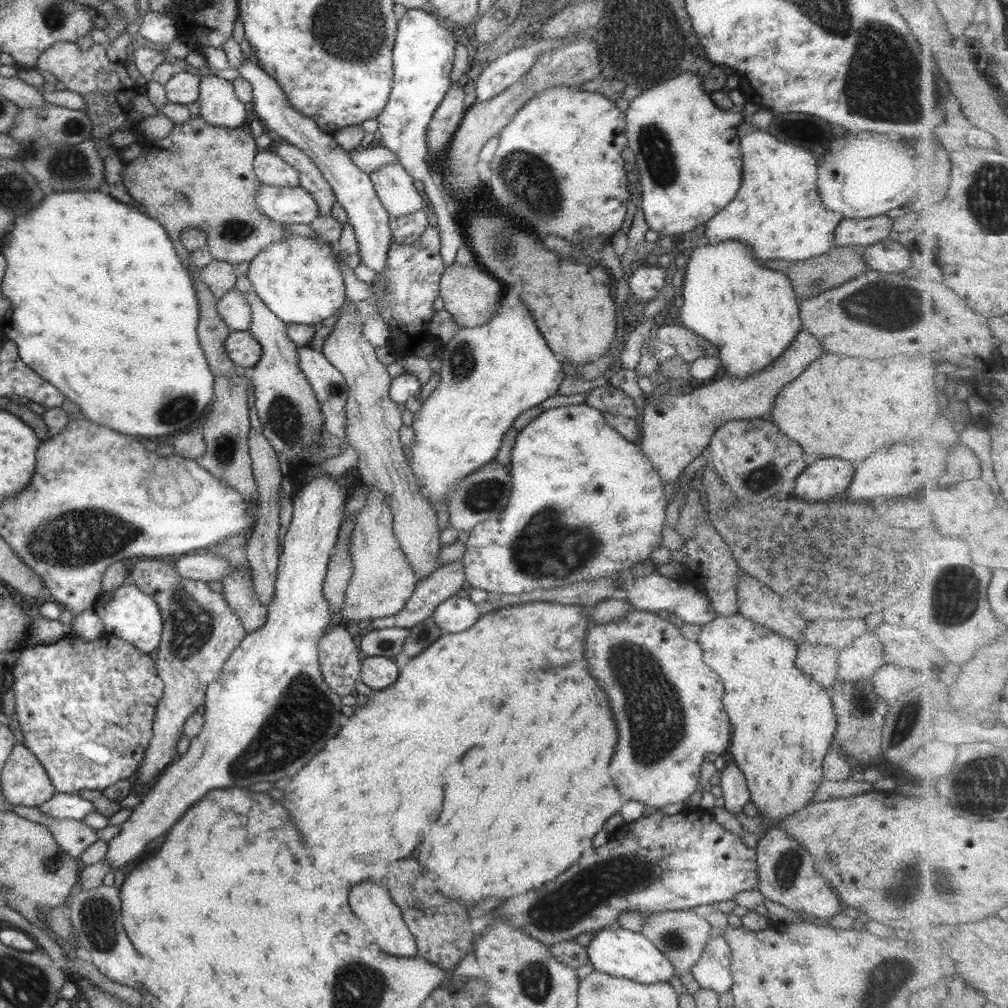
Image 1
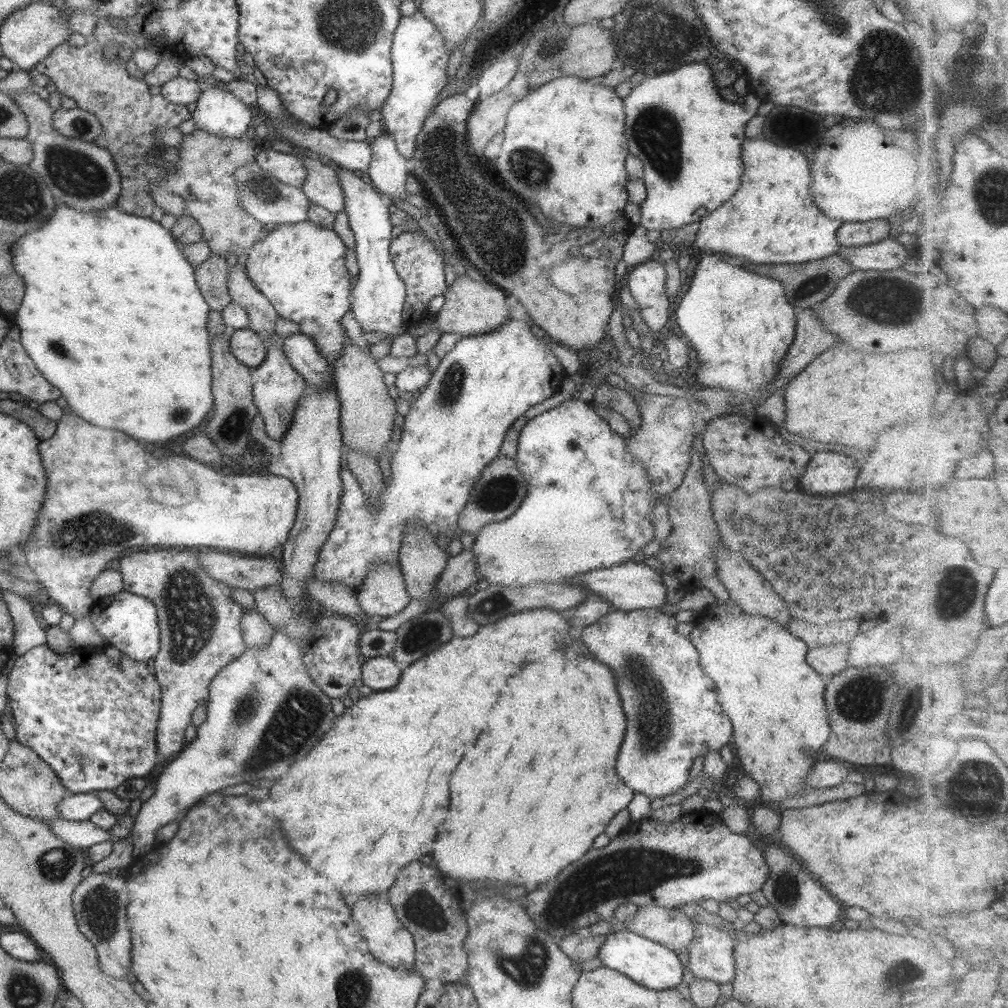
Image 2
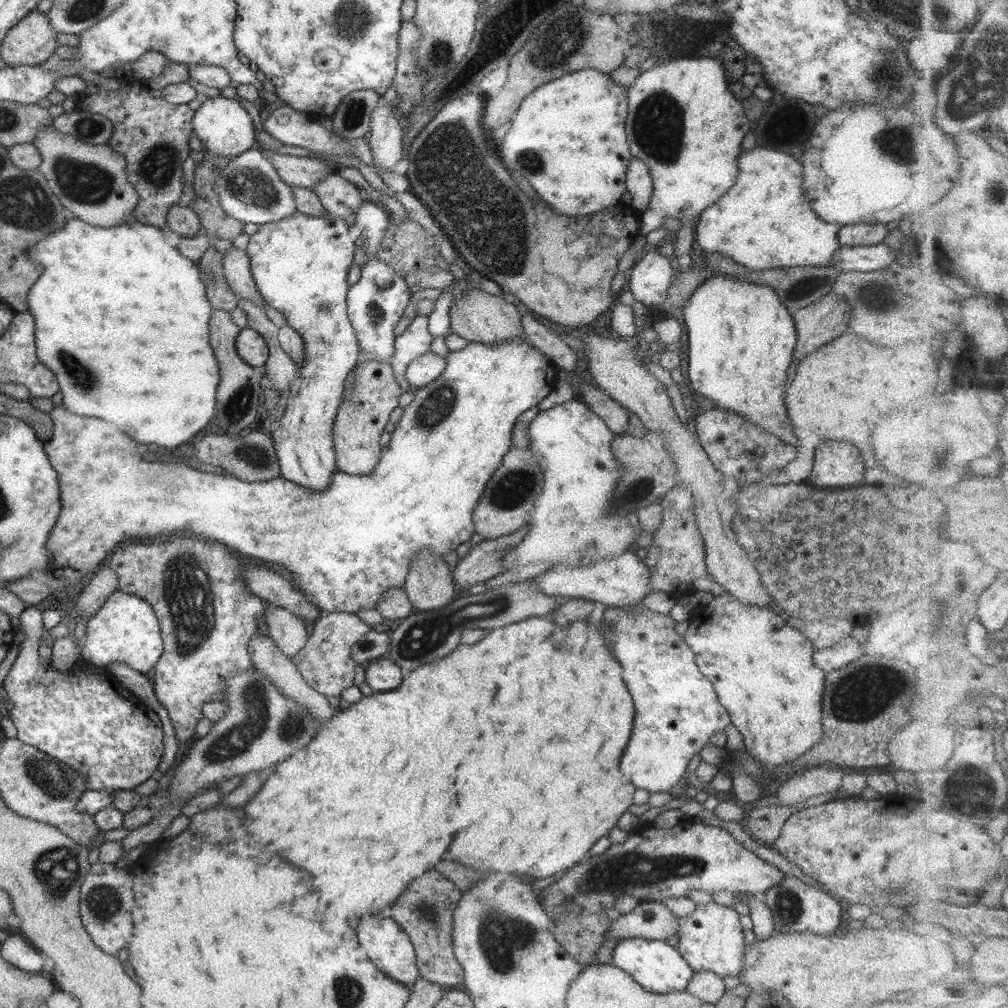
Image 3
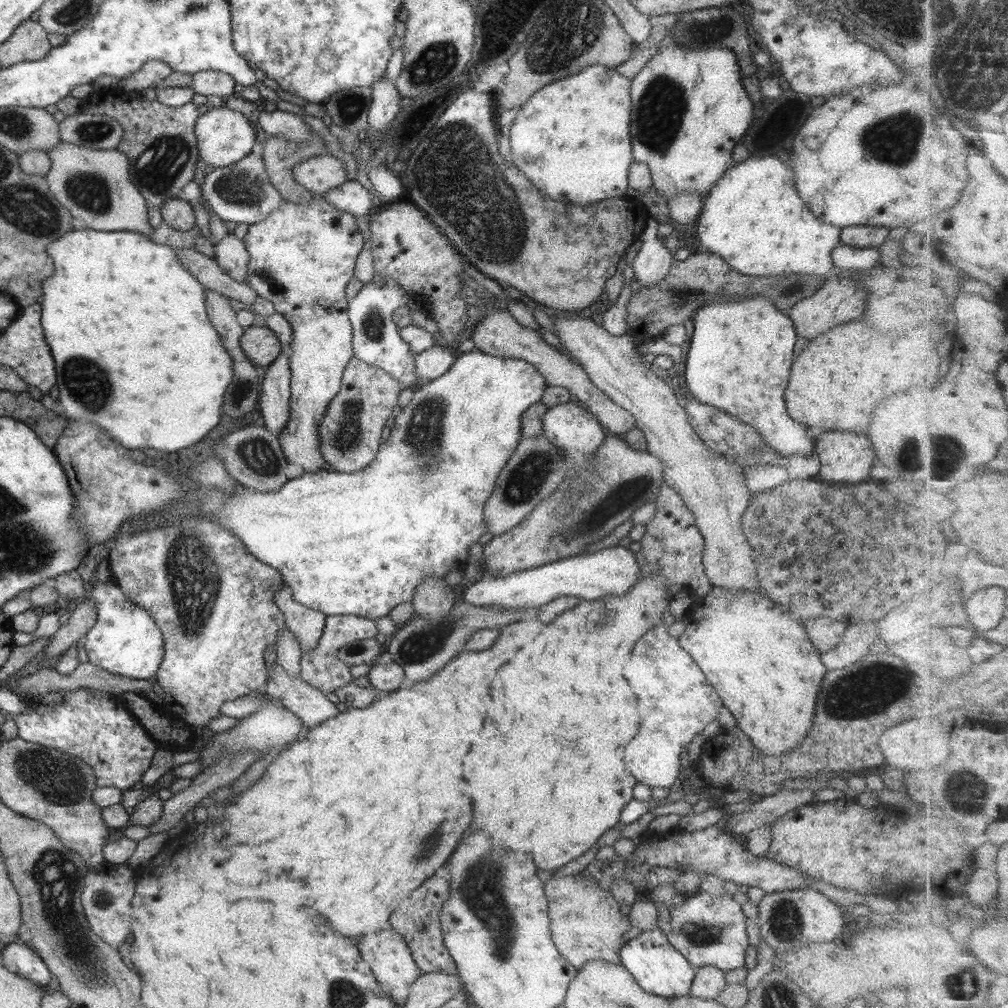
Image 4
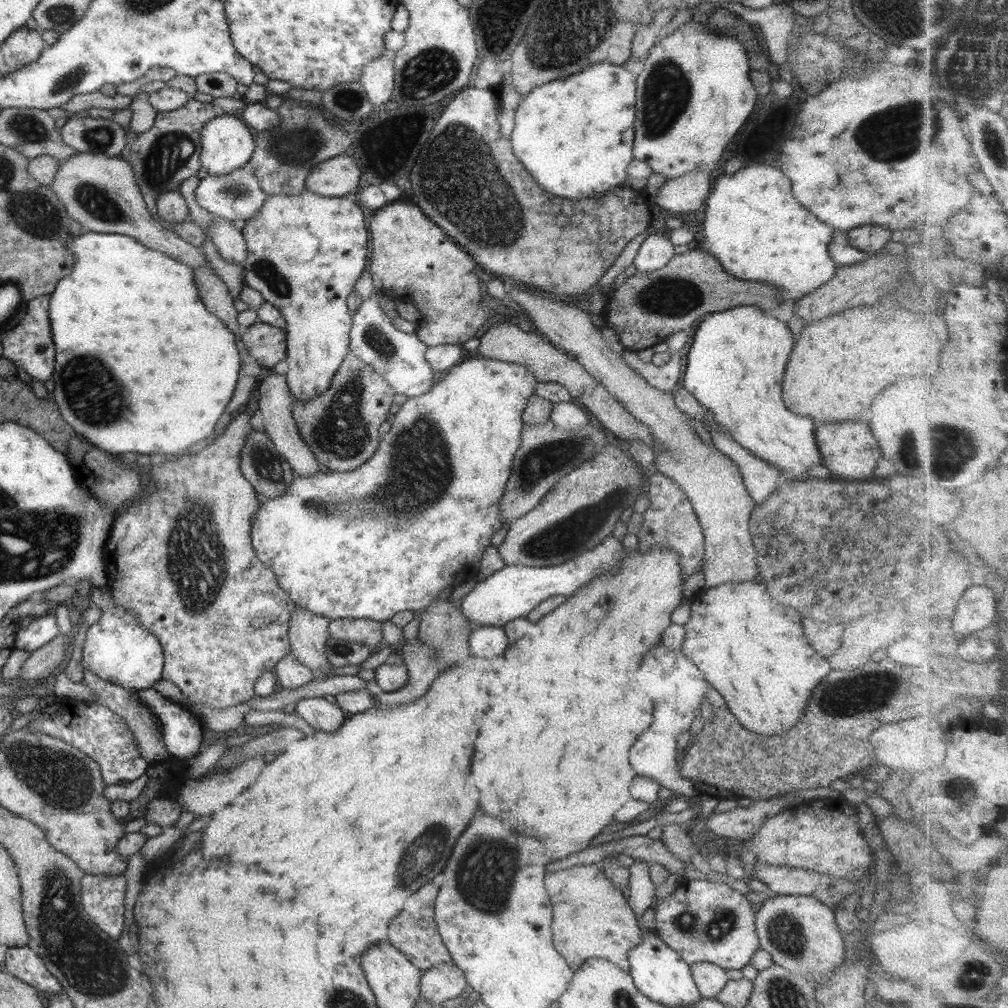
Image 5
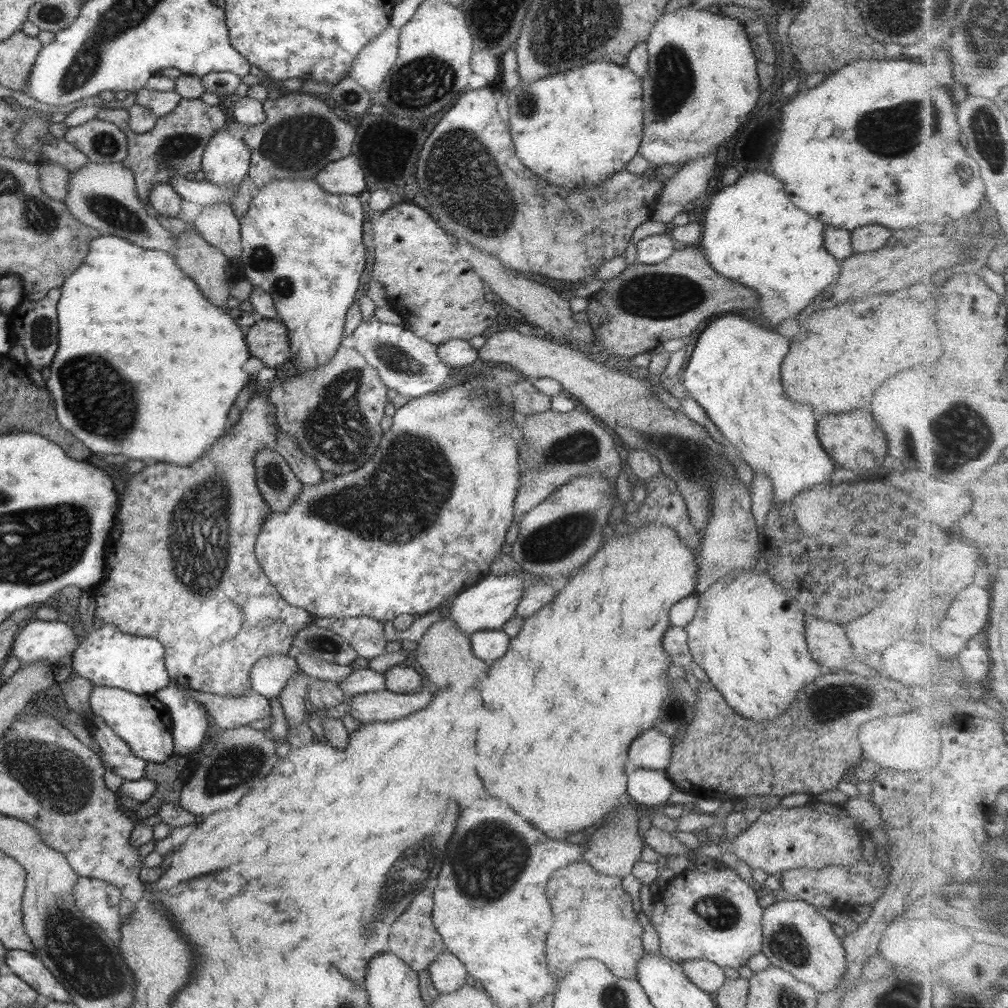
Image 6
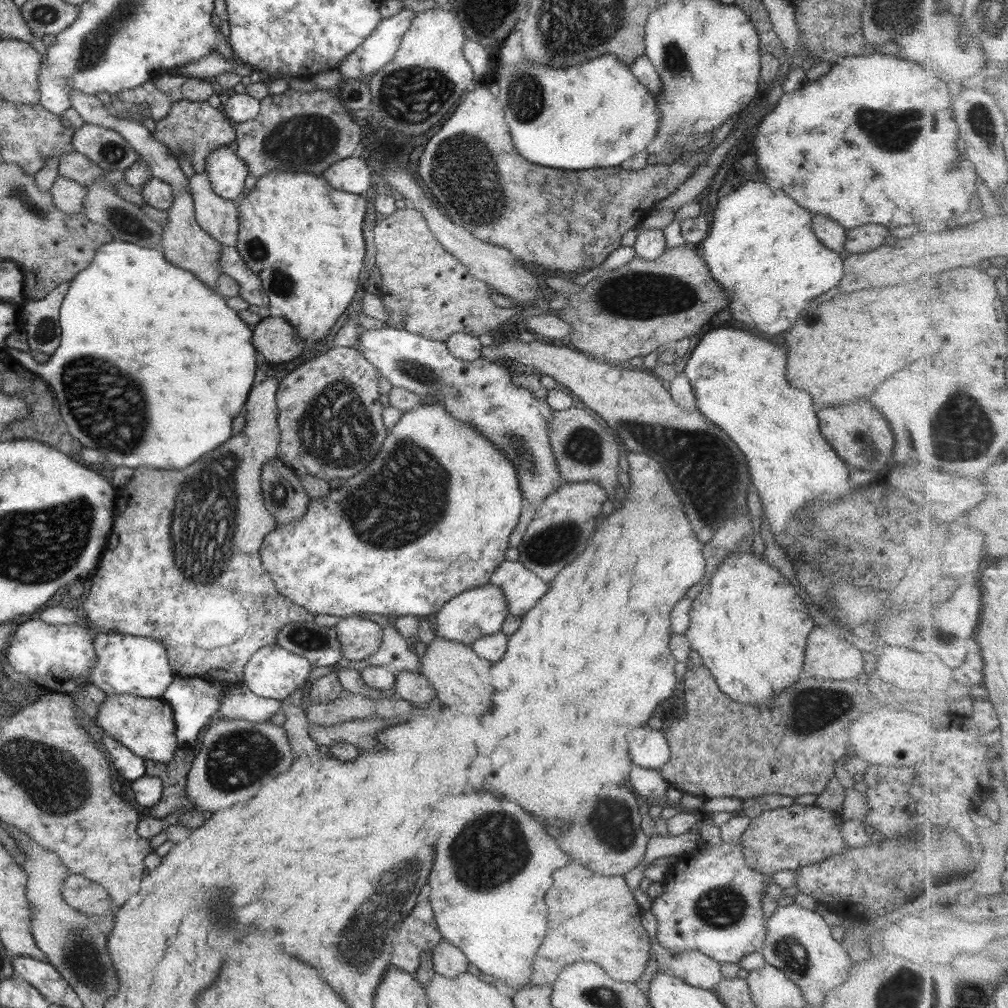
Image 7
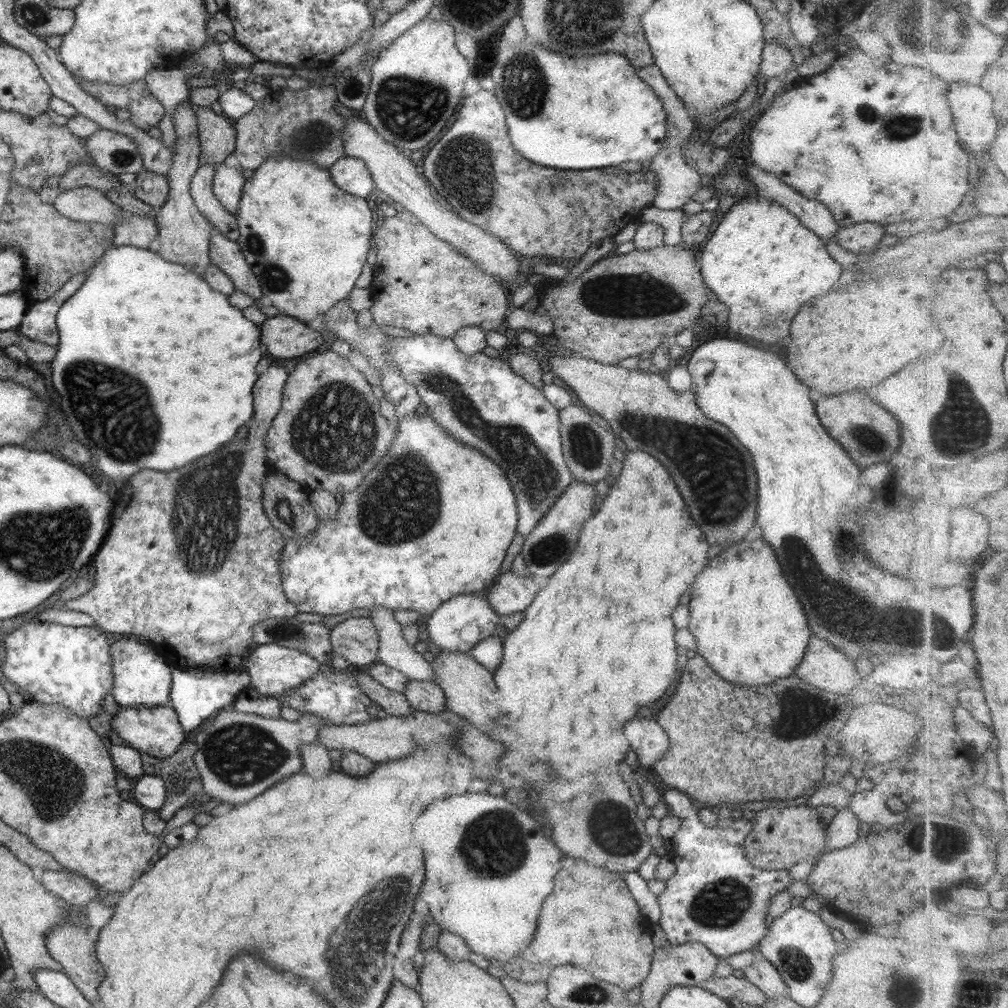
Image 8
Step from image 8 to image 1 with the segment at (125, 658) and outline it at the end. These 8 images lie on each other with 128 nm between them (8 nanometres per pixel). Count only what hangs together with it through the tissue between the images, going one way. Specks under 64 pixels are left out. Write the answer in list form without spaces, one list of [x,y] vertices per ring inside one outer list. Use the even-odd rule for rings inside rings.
[[[129,582],[122,584],[117,590],[101,594],[94,604],[104,626],[104,633],[113,635],[132,644],[139,652],[149,653],[157,648],[163,624],[157,603],[147,594],[139,592]]]

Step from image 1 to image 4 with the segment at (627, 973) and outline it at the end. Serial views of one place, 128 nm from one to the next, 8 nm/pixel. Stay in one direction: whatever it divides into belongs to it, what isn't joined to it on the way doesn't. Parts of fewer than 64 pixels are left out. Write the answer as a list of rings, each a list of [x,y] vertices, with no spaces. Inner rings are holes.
[[[654,926],[625,941],[618,950],[620,964],[630,972],[635,982],[650,995],[663,998],[677,998],[688,995],[696,967],[690,965],[680,952],[677,952],[666,936]]]

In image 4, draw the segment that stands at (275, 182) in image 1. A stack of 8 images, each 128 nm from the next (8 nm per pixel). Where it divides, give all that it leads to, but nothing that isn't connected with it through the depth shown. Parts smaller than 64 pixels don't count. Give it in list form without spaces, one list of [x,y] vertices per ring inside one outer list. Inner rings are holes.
[[[327,153],[297,162],[291,167],[291,172],[298,185],[316,196],[347,181],[341,161]]]

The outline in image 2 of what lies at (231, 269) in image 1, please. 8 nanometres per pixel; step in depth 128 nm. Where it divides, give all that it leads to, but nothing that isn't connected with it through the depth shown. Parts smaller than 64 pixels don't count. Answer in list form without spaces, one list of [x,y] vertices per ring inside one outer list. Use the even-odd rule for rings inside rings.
[[[211,253],[199,266],[194,268],[194,281],[207,303],[207,306],[214,311],[219,311],[225,303],[228,303],[229,267],[224,257]]]

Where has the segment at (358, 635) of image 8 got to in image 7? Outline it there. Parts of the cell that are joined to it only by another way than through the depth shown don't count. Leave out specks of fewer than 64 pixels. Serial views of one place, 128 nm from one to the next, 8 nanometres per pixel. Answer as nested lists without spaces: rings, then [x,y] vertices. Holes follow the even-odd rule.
[[[346,617],[334,626],[346,661],[363,660],[375,654],[382,643],[381,628],[363,618]]]

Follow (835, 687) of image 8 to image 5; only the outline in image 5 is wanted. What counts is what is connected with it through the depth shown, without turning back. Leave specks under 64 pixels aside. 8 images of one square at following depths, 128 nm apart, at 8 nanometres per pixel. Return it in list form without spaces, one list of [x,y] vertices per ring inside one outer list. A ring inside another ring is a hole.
[[[802,617],[801,627],[811,648],[823,658],[831,656],[839,648],[844,623],[815,621]]]

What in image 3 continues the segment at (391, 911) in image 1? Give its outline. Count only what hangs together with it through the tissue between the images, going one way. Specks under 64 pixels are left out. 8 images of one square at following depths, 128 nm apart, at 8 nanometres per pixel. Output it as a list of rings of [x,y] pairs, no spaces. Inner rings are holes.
[[[385,913],[365,916],[357,924],[357,938],[359,944],[363,946],[369,960],[389,978],[401,984],[411,986],[414,980],[419,977],[415,964],[414,948],[410,943],[409,937],[403,929]]]

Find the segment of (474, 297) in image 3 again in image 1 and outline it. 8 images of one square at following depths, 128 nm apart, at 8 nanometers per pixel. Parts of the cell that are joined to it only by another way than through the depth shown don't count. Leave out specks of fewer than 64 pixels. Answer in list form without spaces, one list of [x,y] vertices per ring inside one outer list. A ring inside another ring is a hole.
[[[476,261],[469,262],[467,265],[451,263],[440,272],[438,280],[438,293],[444,302],[443,309],[451,314],[455,324],[461,327],[471,328],[488,321],[499,308],[504,289],[499,280],[491,276]]]

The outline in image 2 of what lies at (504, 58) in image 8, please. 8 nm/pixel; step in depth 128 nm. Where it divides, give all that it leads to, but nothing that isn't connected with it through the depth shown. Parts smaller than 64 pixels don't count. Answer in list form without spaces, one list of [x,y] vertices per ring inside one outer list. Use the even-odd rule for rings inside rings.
[[[560,77],[547,82],[547,84],[543,84],[509,108],[506,116],[506,124],[502,130],[503,142],[501,144],[501,152],[497,154],[497,158],[493,160],[493,163],[477,160],[471,160],[471,162],[477,162],[479,168],[483,168],[491,178],[495,178],[495,182],[499,182],[499,186],[501,186],[503,190],[507,190],[507,192],[511,190],[511,192],[517,194],[519,198],[529,200],[531,204],[537,204],[539,212],[541,212],[549,222],[553,222],[553,224],[567,224],[569,227],[573,227],[573,229],[603,227],[624,215],[623,206],[627,204],[628,200],[626,191],[627,174],[624,169],[624,161],[625,158],[627,158],[628,149],[626,139],[624,138],[624,119],[623,100],[617,98],[611,88],[597,86],[597,81],[593,82],[577,77]]]

